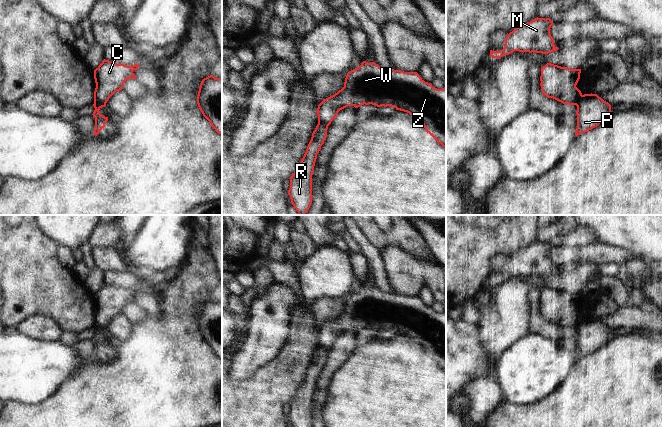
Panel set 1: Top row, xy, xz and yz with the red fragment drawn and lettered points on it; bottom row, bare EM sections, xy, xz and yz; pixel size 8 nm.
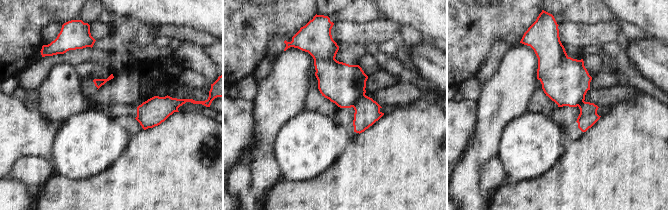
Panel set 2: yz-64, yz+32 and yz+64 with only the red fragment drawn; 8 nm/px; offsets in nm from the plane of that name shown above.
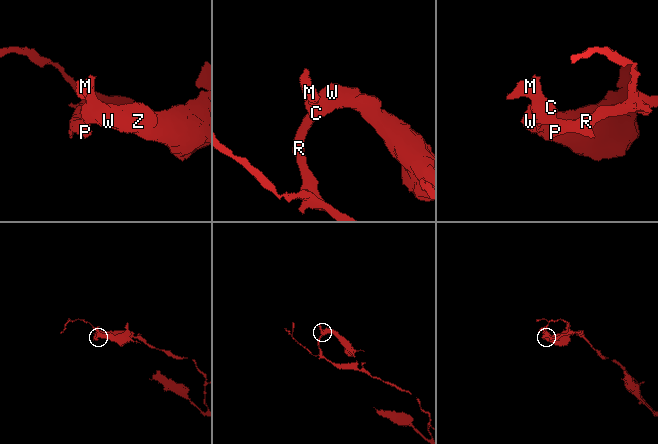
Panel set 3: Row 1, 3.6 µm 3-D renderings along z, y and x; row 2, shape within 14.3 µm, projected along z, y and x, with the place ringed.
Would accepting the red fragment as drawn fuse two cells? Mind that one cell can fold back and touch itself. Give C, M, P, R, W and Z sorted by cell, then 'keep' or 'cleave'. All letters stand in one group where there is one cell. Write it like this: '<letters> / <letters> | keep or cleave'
C M W Z / P R | cleave

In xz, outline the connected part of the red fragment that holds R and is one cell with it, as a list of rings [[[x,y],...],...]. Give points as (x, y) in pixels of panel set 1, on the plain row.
[[[318,346],[301,386],[290,401],[288,419],[291,427],[312,427],[312,399],[317,378],[327,361],[327,353]]]

